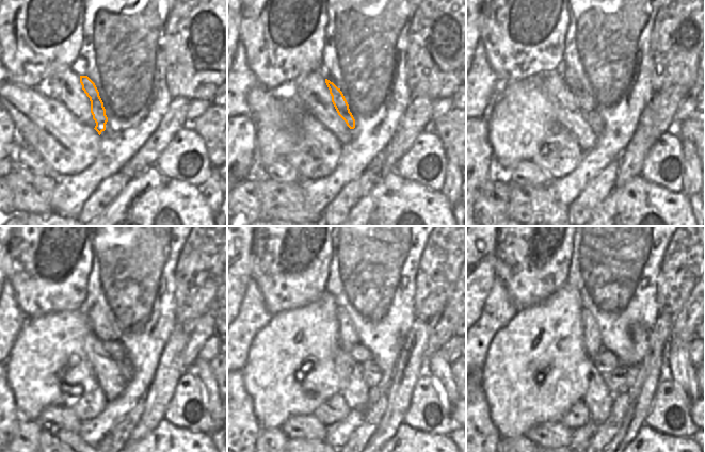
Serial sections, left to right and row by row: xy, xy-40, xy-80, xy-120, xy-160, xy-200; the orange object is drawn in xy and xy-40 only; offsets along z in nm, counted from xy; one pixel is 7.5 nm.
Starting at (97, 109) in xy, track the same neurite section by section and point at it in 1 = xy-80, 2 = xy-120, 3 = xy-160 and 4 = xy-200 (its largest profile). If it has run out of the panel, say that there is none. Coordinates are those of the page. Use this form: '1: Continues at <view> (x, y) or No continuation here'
1: Continues at xy-80 (585, 102)
2: Continues at xy-120 (115, 349)
3: Continues at xy-160 (370, 371)
4: Continues at xy-200 (619, 378).

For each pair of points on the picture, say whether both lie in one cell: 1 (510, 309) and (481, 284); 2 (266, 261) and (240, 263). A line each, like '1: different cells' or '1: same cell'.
1: different cells
2: different cells

